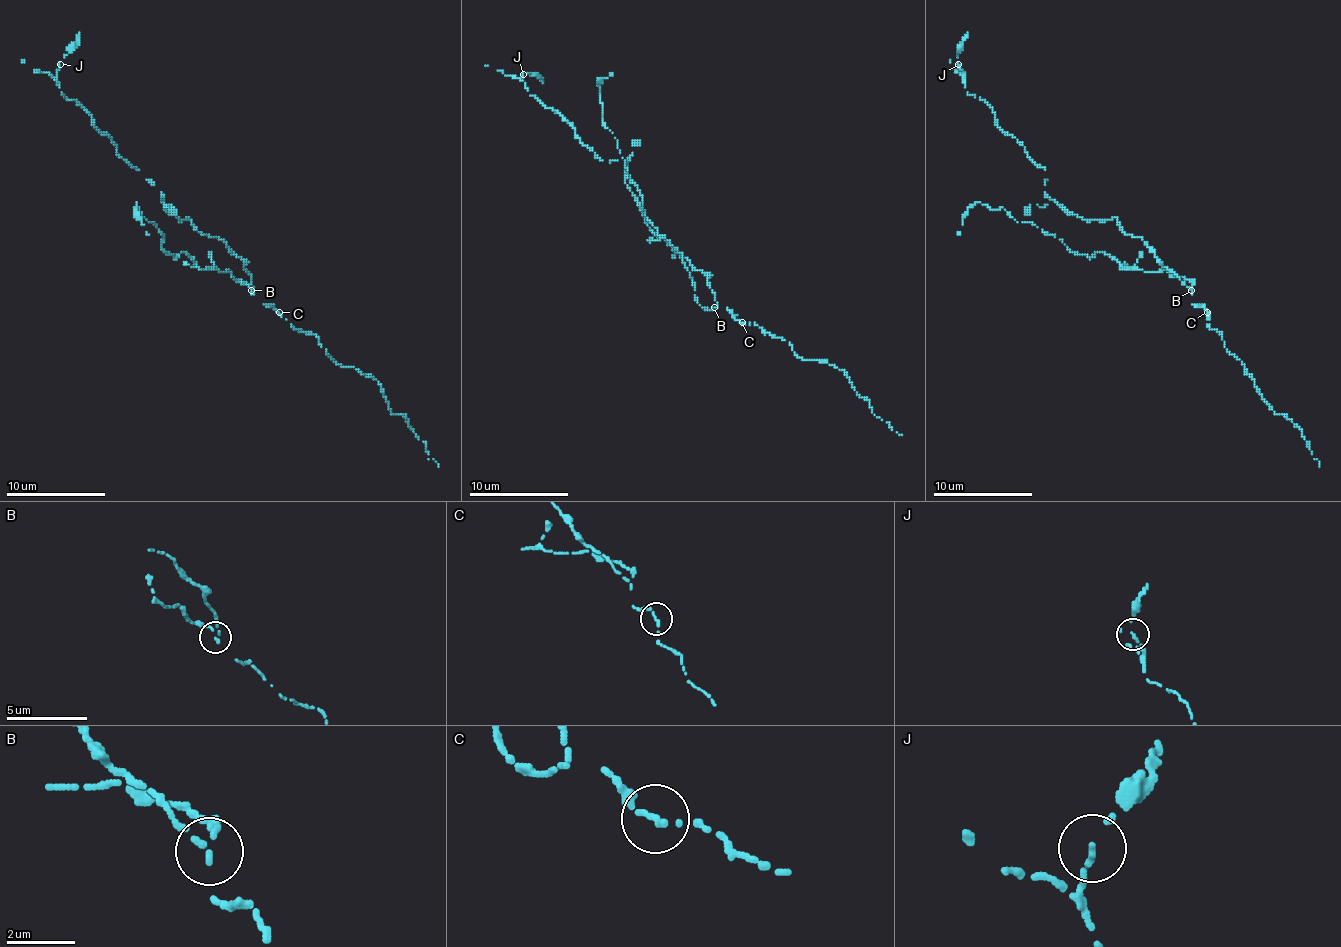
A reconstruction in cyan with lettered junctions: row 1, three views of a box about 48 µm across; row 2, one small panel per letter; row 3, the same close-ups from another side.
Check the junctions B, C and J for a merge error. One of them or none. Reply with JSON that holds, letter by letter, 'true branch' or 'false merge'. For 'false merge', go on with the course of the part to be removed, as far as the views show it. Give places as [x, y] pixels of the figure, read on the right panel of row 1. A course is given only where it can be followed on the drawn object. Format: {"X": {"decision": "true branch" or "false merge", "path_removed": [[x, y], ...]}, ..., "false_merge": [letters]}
{"B": {"decision": "false merge", "path_removed": [[1192, 289], [1194, 284], [1165, 269], [1122, 269], [1102, 252], [1077, 254], [1002, 207], [975, 202], [957, 235]]}, "C": {"decision": "true branch"}, "J": {"decision": "true branch"}, "false_merge": ["B"]}

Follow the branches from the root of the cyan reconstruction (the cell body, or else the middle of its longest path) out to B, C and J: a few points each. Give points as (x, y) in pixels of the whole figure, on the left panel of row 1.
B: (231, 250), (244, 262), (244, 269), (251, 277), (251, 289)
C: (231, 250), (244, 262), (244, 269), (251, 277), (254, 294), (279, 312)
J: (231, 250), (164, 205), (161, 192), (116, 152), (111, 137), (74, 100), (62, 95), (59, 65)

